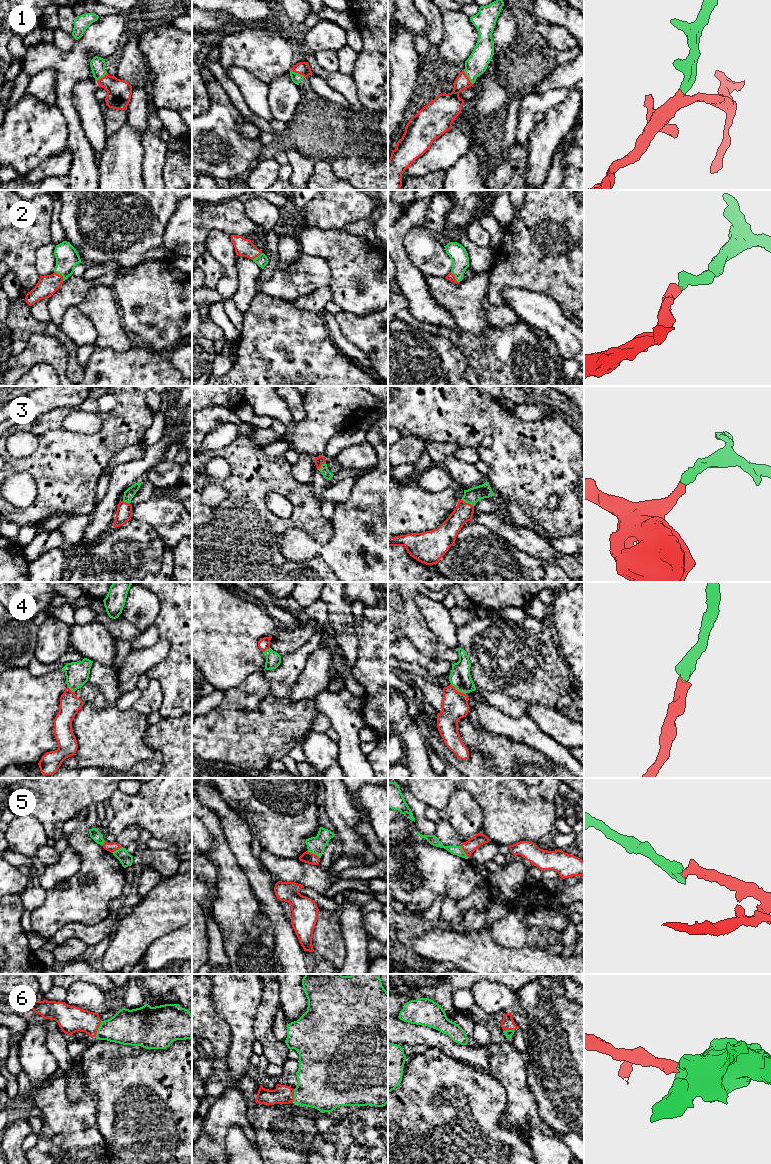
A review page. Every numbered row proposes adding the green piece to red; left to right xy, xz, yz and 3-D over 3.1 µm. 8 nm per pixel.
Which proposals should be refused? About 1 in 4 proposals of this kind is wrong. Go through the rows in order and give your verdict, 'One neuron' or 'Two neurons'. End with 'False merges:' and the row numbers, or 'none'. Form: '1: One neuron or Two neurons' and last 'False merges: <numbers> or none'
1: One neuron
2: One neuron
3: One neuron
4: One neuron
5: One neuron
6: One neuron
False merges: none

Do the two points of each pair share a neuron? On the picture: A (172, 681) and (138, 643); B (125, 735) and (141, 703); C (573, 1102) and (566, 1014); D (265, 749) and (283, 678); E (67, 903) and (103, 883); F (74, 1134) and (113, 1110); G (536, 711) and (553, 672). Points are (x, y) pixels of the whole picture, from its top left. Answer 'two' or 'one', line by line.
A: two
B: two
C: one
D: two
E: one
F: two
G: two

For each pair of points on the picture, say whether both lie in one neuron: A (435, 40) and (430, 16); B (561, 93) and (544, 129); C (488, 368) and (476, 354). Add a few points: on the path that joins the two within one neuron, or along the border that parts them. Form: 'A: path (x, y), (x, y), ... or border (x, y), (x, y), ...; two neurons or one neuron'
A: path (435, 34), (435, 22); one neuron
B: border (569, 89), (561, 102), (544, 113); two neurons
C: path (487, 365), (479, 357); one neuron

